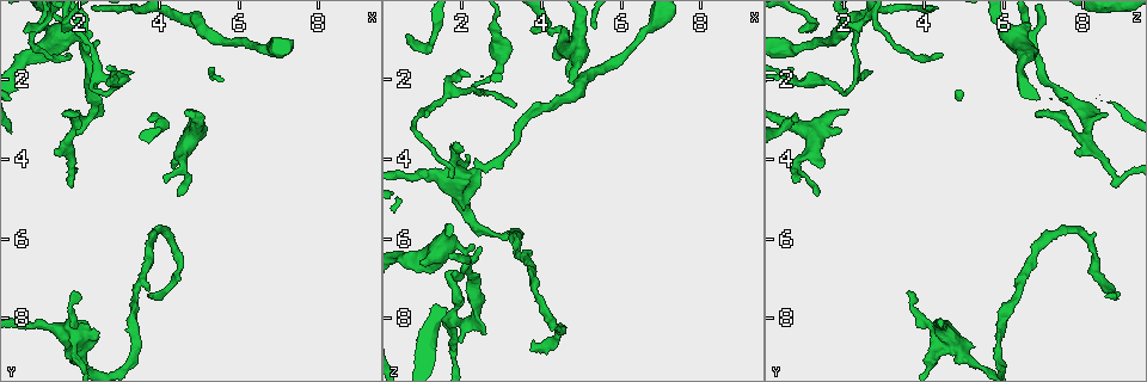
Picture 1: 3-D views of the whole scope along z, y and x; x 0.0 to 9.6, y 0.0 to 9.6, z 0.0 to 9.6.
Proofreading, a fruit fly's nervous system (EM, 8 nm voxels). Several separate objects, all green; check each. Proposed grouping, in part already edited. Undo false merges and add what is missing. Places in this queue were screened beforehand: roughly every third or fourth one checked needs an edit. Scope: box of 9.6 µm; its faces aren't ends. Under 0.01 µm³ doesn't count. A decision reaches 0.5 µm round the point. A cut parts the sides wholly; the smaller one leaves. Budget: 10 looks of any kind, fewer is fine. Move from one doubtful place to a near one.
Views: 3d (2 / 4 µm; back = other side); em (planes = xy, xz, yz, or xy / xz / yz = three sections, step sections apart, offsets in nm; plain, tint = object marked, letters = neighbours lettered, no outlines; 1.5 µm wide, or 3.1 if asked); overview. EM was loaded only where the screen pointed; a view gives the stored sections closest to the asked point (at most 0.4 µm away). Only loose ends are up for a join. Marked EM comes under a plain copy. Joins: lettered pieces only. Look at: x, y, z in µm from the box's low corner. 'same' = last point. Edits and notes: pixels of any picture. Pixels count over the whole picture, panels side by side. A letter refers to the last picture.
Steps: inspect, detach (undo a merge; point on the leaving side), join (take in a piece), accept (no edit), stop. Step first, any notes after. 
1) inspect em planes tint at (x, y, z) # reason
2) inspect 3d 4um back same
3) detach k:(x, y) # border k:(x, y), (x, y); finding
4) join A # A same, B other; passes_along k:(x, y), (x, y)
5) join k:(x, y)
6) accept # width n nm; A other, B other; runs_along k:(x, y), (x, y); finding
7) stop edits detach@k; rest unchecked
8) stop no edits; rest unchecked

inspect em planes tint at (2.95, 2.10, 0.85) # sudden change in width

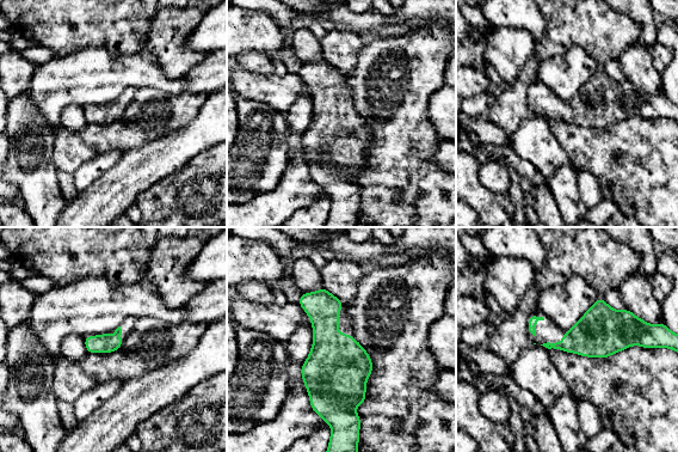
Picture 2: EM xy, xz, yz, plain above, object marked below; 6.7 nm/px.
inspect em planes letters same

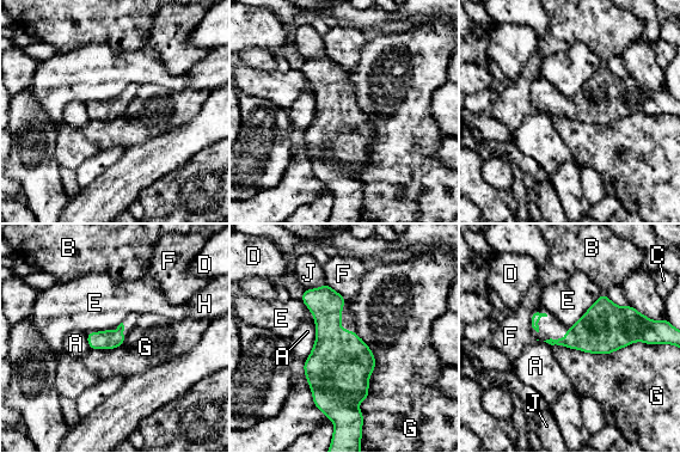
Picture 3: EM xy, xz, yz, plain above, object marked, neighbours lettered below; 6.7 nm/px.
accept # width 130 nm; A other, B other, C other, D other, E other, F other, G other, H other, J other; border 3:(637, 340), (610, 353), (552, 346); all the same neuron

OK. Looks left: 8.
inspect 3d 4um back at (2.10, 1.05, 6.45) # sudden change in width

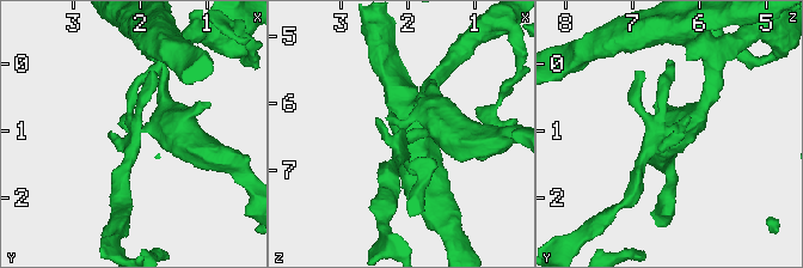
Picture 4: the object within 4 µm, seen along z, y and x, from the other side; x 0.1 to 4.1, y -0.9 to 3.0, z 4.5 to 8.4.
inspect em xz step 8 letters at (2.10, 1.00, 6.45)

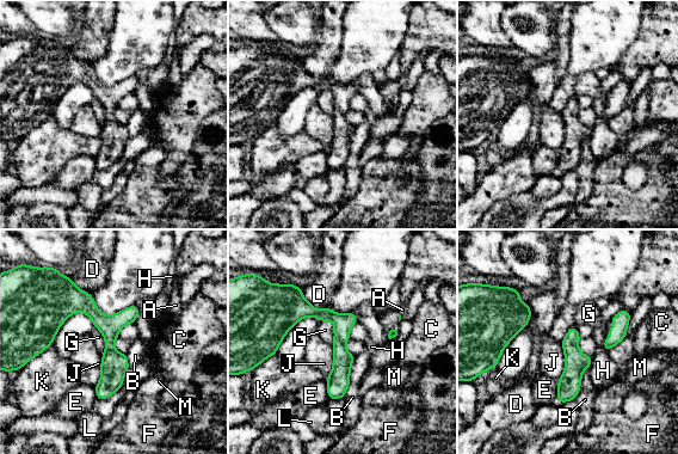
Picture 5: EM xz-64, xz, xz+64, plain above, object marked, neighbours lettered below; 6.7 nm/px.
accept # A other, B other, C other, D other, E other, F other, G other, H other, J other, K other, L other, M other; arms 4; border 5:(322, 319), (332, 323), (332, 344); all the same neuron

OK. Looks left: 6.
inspect em planes letters at (1.70, 2.85, 6.80) # free end

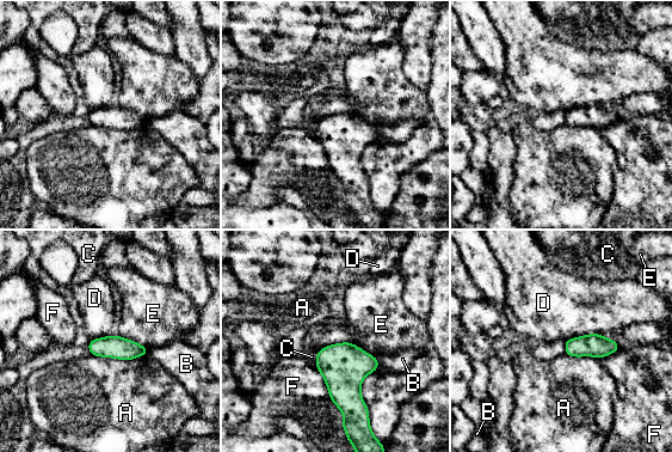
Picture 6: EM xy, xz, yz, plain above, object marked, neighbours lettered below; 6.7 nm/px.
accept # width 140 nm; A other, B other, C other, D other, E other, F other; border 6:(602, 334), (586, 334), (566, 341); no lettered piece goes on from it

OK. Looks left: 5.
inspect 3d 2um at (4.75, 3.25, 2.00) # an open end

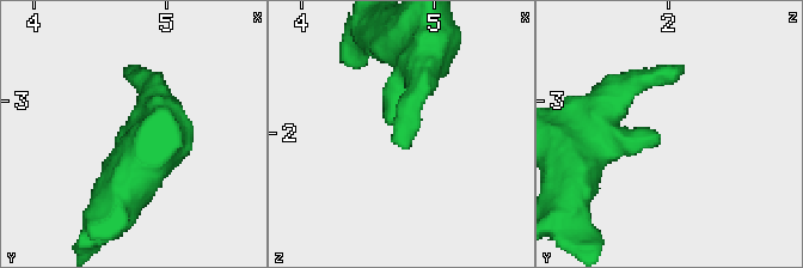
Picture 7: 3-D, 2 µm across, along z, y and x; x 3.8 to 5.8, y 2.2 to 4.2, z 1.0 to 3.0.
inspect em xy step 4 letters at (4.66, 3.28, 1.94)

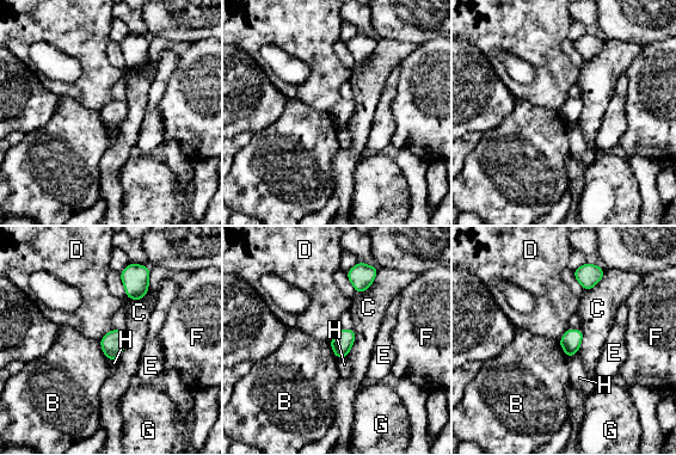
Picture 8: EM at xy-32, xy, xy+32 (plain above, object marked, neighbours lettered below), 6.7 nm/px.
inspect em planes letters same # cut it another way

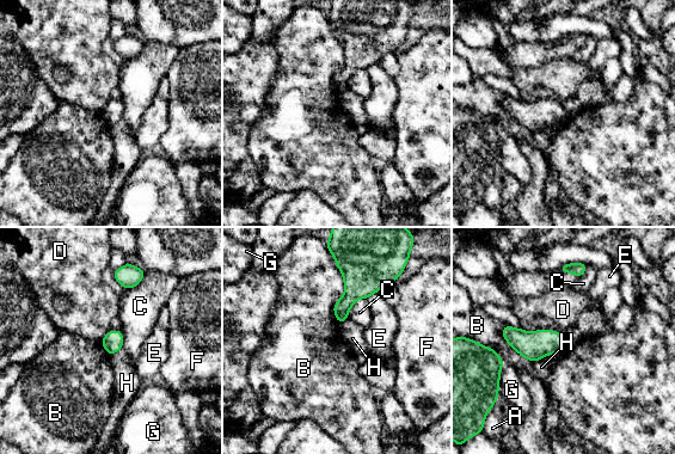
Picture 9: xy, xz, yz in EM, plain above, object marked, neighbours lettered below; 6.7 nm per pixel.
accept # longest_contact B 440 nm; A other, B other, C other, D other, E other, F other, G other, H other; no lettered piece goes on from it

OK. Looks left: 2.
stop no edits; rest unchecked

